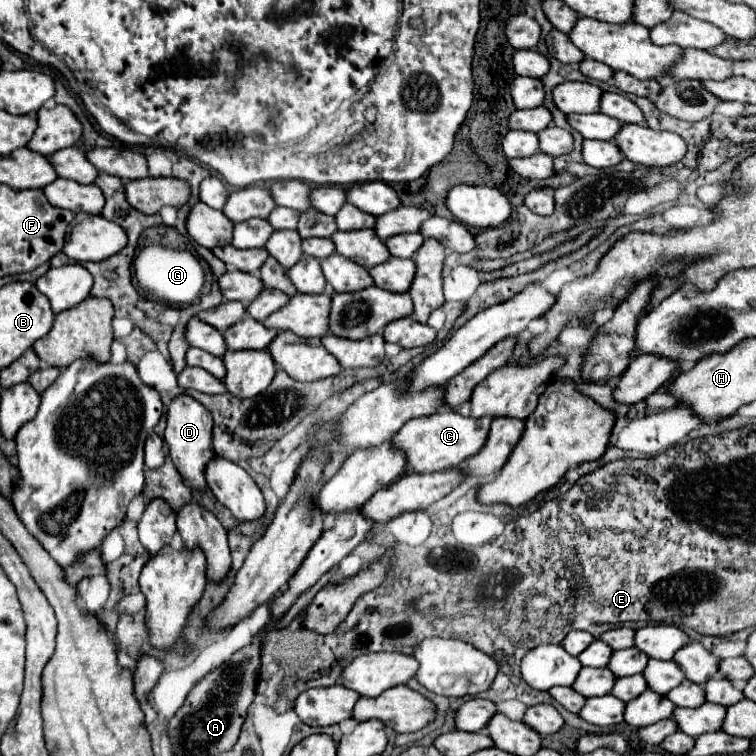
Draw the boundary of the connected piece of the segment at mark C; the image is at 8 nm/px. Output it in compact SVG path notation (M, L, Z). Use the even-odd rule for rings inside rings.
M440 410L432 416L420 416L406 422L388 442L406 456L406 470L416 474L444 472L448 468L458 468L466 458L474 456L486 442L490 430L488 418L462 418L458 412Z

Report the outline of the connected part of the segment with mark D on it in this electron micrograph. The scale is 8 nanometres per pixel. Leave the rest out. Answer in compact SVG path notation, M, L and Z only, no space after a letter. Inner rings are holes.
M180 394L168 406L166 418L168 418L168 424L166 424L164 440L170 448L170 458L174 460L178 472L184 476L184 480L190 482L192 488L204 488L206 486L204 468L206 468L206 462L214 456L214 450L212 450L212 424L214 424L212 414L198 400L192 400L192 396Z

